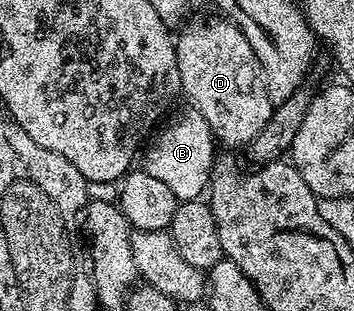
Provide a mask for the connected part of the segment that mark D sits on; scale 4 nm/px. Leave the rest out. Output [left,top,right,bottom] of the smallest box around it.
[176,18,275,149]

